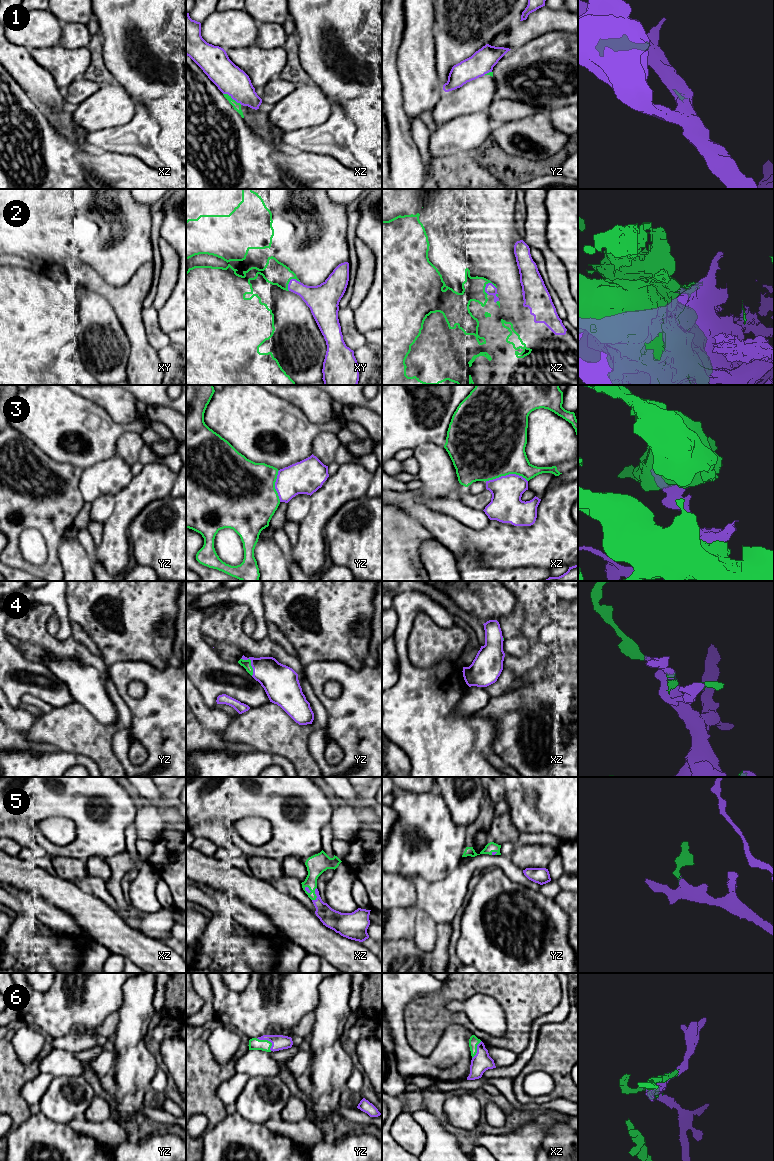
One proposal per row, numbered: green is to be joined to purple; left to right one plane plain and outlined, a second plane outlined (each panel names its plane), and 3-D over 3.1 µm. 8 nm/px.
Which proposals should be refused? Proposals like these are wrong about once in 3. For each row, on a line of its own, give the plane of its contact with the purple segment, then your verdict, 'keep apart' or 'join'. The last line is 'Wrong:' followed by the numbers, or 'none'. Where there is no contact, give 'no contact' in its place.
1: xz | keep apart
2: xz | keep apart
3: xz | keep apart
4: yz | join
5: xz | join
6: yz | join
Wrong: 1, 2, 3

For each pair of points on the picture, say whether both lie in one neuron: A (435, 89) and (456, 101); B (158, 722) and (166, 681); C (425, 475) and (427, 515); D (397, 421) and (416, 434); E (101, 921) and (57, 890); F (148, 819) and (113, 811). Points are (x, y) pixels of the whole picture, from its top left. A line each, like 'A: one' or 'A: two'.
A: two
B: one
C: two
D: one
E: one
F: two

